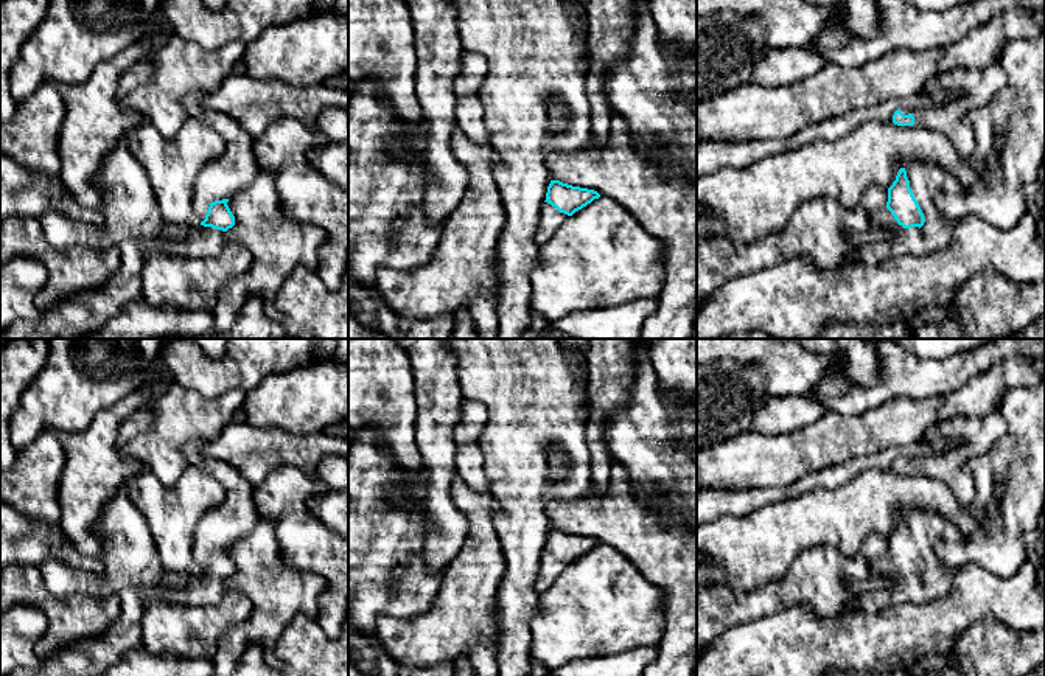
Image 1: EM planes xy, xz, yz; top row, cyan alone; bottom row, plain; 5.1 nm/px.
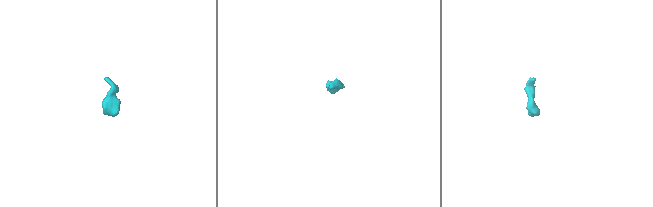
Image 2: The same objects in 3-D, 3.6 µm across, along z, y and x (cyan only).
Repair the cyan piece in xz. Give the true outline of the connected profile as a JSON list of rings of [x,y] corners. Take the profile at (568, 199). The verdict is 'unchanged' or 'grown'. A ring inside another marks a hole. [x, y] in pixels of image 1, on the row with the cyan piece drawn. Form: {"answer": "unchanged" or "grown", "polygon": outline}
{"answer": "grown", "polygon": [[[550,180],[546,200],[541,208],[541,222],[535,235],[536,244],[543,246],[547,242],[569,216],[599,197],[600,194],[594,190]]]}

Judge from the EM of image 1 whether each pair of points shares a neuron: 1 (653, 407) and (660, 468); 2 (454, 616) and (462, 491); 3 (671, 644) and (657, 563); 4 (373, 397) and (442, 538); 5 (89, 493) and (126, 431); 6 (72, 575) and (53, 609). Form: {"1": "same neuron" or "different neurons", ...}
{"1": "same neuron", "2": "same neuron", "3": "same neuron", "4": "different neurons", "5": "different neurons", "6": "different neurons"}

